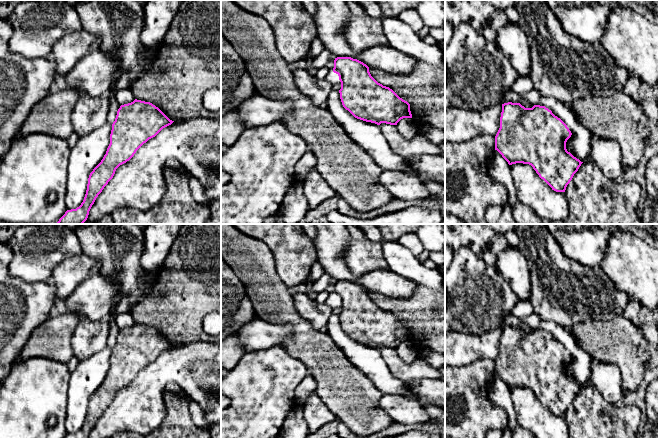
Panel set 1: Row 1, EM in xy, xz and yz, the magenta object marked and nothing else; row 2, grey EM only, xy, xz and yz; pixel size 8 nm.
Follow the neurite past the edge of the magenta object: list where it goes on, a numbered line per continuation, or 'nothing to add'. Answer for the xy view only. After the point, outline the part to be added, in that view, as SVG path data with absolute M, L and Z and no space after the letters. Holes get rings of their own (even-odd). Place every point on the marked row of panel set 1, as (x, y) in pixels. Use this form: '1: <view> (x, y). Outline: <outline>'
nothing to add

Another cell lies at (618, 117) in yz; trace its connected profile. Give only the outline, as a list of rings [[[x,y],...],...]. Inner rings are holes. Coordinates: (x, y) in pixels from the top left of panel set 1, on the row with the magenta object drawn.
[[[623,91],[608,96],[589,96],[569,104],[579,122],[585,126],[594,138],[614,140],[620,145],[623,166],[636,167],[650,137],[647,116],[640,102],[636,102]]]

